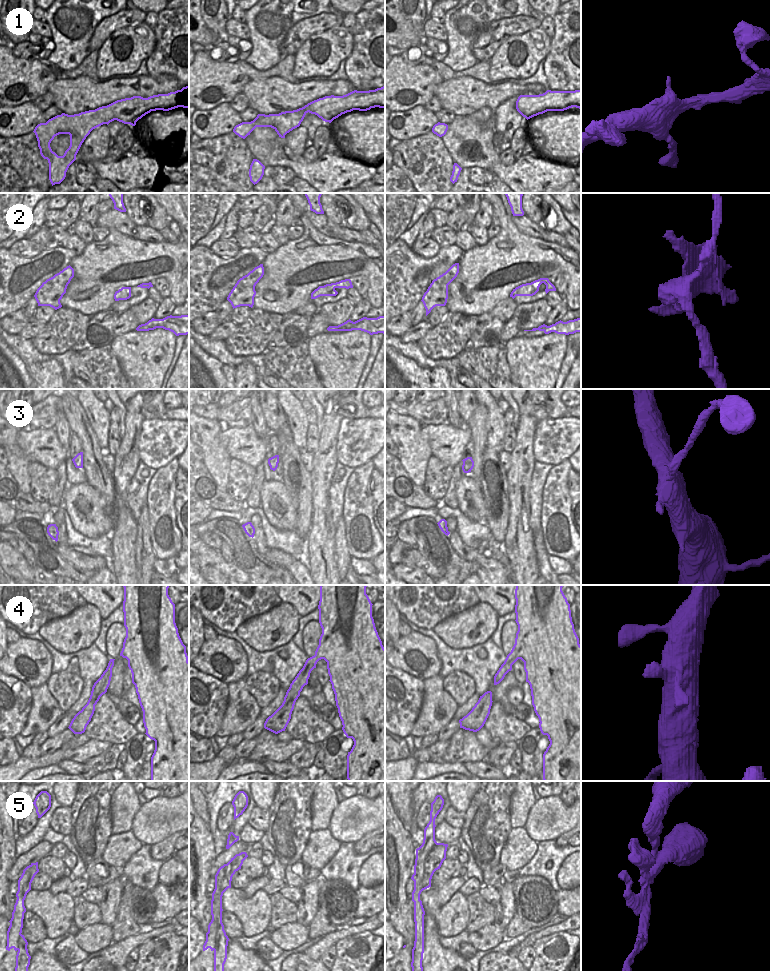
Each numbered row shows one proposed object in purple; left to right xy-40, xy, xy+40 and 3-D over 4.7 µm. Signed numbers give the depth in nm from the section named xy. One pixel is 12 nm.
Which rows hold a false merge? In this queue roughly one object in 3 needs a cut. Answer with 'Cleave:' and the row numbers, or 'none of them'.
Cleave: 2, 5

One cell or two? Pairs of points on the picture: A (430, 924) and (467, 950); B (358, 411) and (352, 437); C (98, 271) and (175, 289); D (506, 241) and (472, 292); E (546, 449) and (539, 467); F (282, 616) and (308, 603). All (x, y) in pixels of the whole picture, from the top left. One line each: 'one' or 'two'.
A: two
B: two
C: one
D: one
E: two
F: two

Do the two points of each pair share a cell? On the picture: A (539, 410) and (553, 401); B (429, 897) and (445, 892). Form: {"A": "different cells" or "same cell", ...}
{"A": "same cell", "B": "different cells"}

